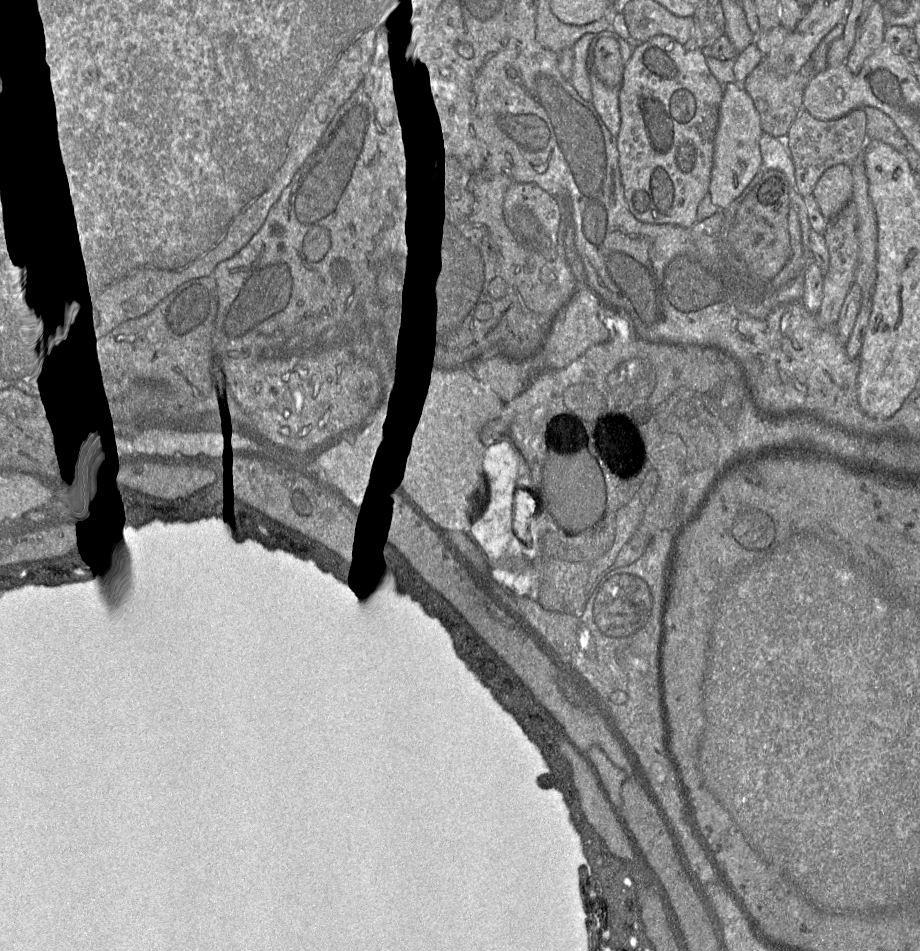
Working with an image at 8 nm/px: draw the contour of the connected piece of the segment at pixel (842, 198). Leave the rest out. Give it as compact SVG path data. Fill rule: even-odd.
M836 164L821 174L812 195L822 215L829 219L836 215L851 200L852 193L851 165Z

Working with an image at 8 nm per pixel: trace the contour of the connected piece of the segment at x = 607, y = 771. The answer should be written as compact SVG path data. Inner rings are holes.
M592 746L587 751L593 760L612 801L622 808L622 786L629 779L627 772L616 766L599 746Z

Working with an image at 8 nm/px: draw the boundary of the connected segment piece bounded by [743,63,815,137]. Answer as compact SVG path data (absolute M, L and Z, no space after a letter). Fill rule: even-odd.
M760 63L746 77L743 87L754 102L760 115L761 127L765 133L774 137L785 136L788 133L791 124L803 108L803 92L814 74L811 63L806 69L784 76L776 74Z

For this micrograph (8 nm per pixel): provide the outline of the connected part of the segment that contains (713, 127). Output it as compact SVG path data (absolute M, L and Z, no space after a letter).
M654 38L633 47L620 85L621 126L616 148L625 200L637 220L685 228L697 222L698 205L709 193L722 97L723 88L710 72L701 50L685 51L684 46L668 38Z

